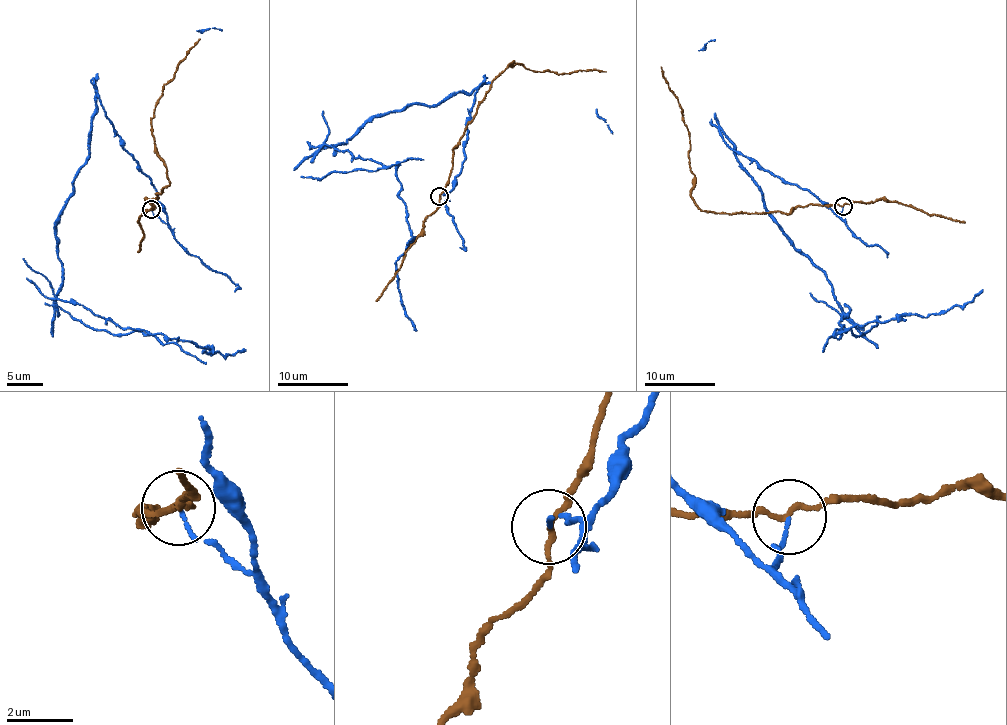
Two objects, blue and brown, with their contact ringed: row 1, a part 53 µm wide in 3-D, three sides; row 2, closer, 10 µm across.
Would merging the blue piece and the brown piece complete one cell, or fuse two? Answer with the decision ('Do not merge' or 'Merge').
Do not merge

